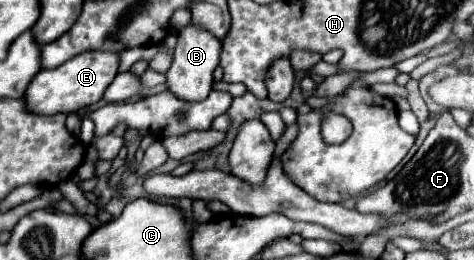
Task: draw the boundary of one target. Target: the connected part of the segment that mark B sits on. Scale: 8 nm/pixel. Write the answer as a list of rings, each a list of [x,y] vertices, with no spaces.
[[[190,23],[178,31],[178,43],[174,47],[174,61],[172,67],[166,73],[166,83],[168,89],[178,95],[180,99],[186,101],[202,101],[208,97],[212,89],[212,73],[220,63],[220,53],[222,53],[222,41],[212,35],[210,31],[202,31],[202,27]]]

